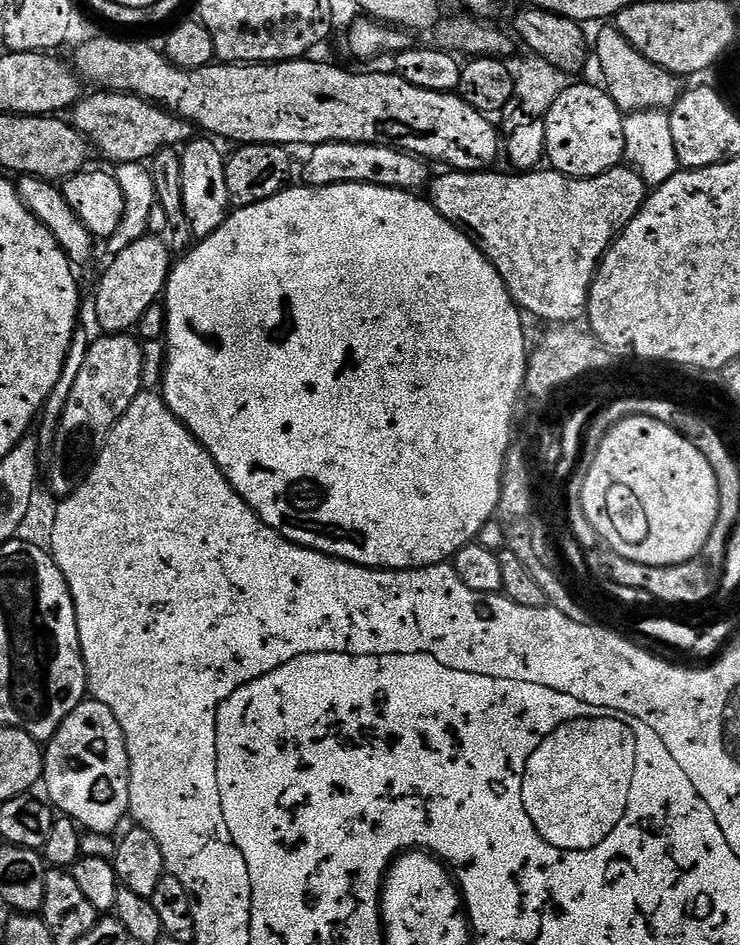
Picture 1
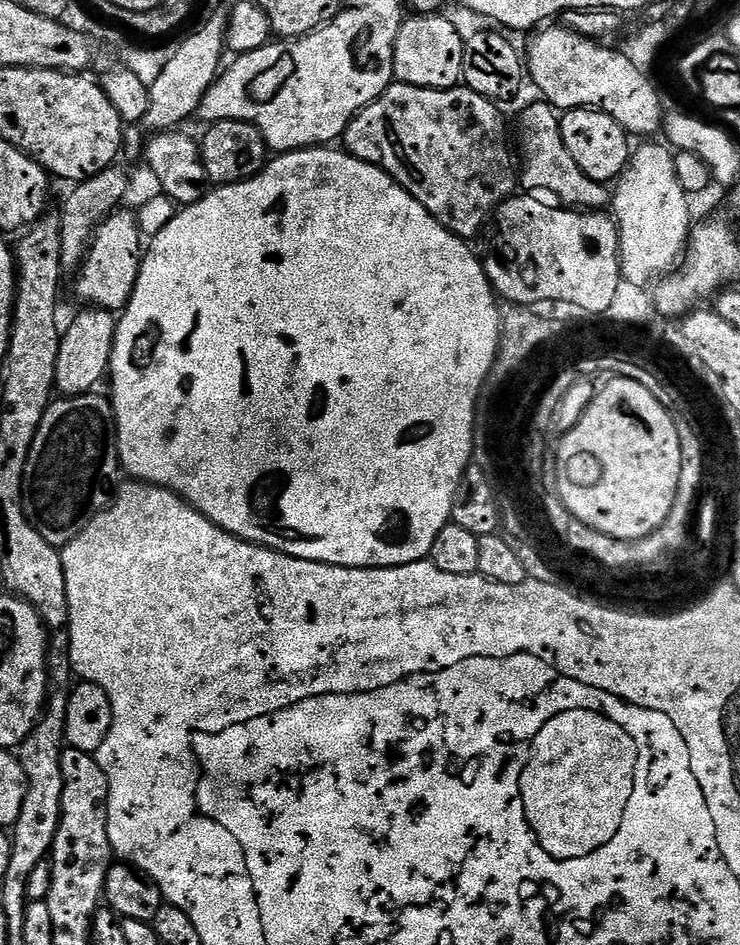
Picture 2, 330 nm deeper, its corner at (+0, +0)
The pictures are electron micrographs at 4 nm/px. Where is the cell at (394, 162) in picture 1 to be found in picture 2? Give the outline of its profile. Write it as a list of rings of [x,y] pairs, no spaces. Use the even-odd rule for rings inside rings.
[[[393,82],[380,97],[353,117],[342,135],[342,144],[344,142],[343,147],[353,156],[387,172],[441,226],[468,242],[471,236],[479,234],[480,227],[489,223],[496,209],[518,188],[514,152],[508,149],[508,128],[500,108],[497,101],[482,98],[482,94],[467,86],[419,88]]]

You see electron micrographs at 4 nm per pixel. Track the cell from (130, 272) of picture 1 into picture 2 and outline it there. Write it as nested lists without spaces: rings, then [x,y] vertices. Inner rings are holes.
[[[95,306],[83,309],[72,320],[72,325],[63,329],[58,350],[56,392],[61,397],[86,396],[100,384],[100,379],[109,375],[112,367],[112,347],[116,337],[117,317]]]

